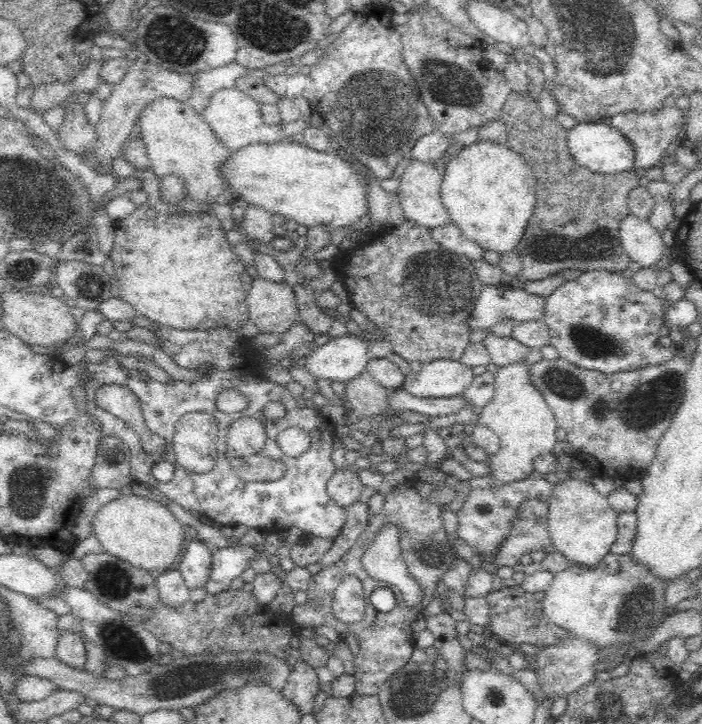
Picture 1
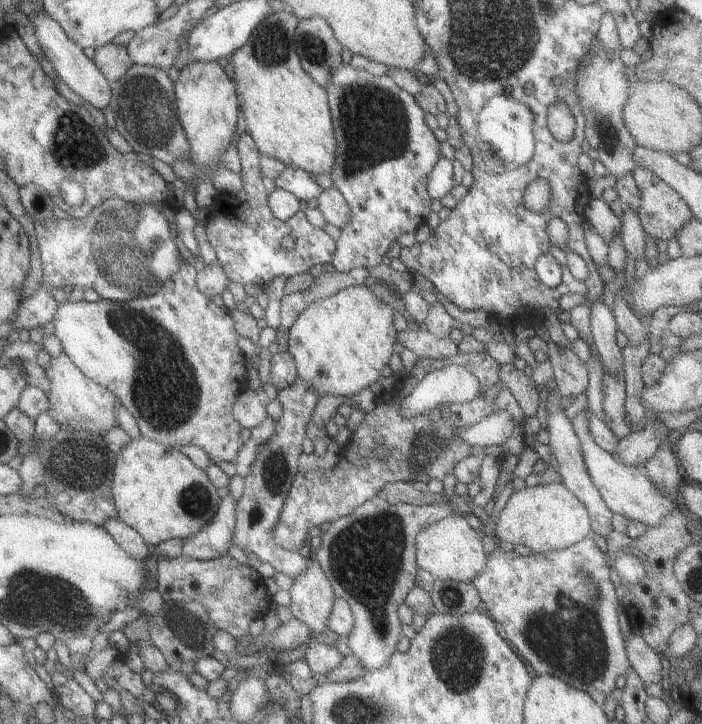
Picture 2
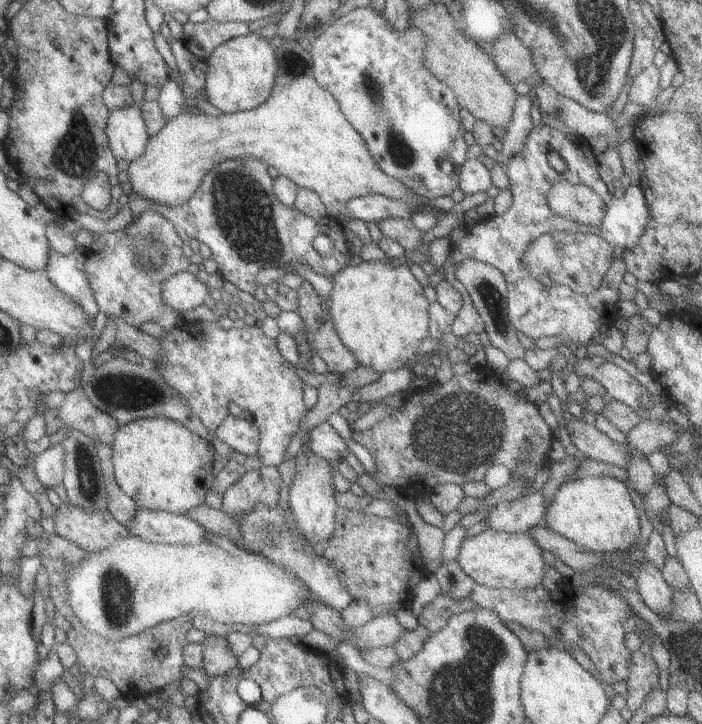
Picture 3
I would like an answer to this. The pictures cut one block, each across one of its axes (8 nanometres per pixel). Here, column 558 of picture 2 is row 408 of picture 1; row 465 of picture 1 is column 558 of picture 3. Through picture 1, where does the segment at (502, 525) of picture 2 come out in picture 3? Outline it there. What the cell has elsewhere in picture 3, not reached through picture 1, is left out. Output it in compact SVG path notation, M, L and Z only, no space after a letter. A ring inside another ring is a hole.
M585 476L563 482L545 510L543 524L552 532L563 536L576 548L596 554L609 554L615 550L633 550L638 536L638 510L631 503L629 492L625 485L613 478L603 476Z

